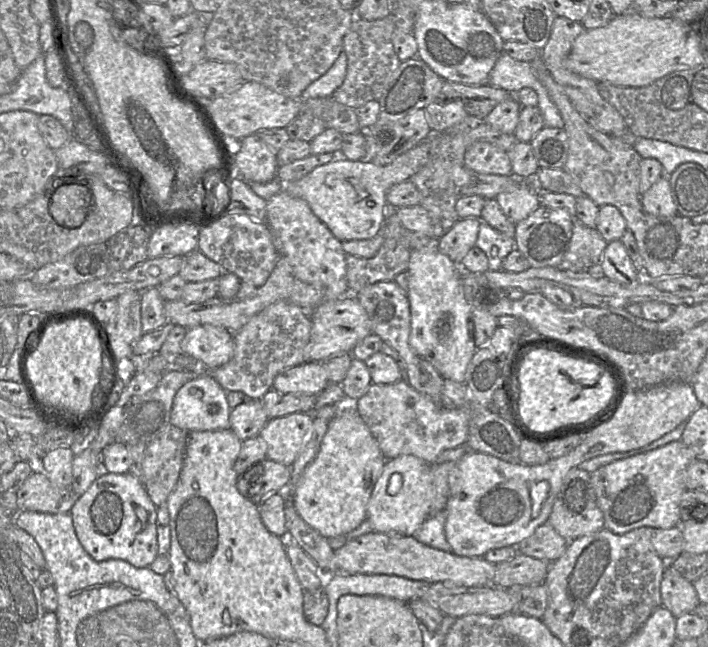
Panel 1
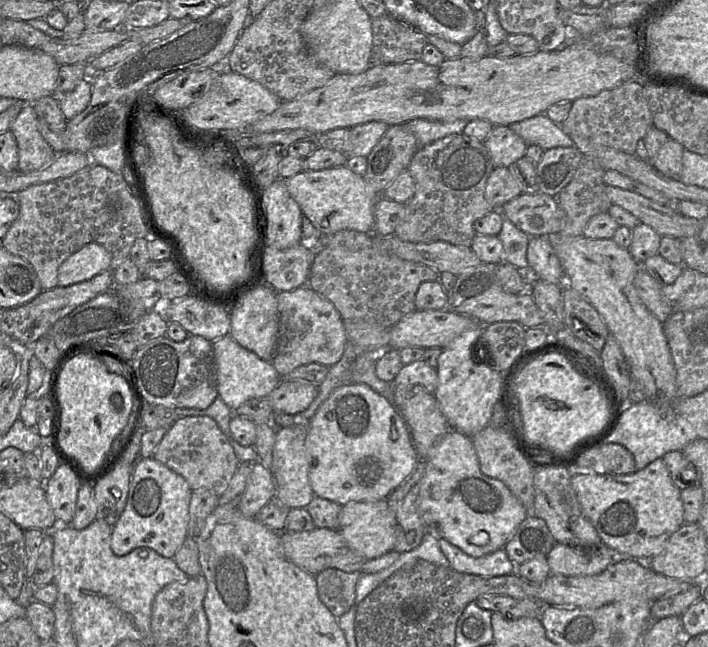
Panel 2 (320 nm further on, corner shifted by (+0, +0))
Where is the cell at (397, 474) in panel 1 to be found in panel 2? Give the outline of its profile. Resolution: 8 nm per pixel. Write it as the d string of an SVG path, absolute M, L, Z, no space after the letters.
M388 499L374 502L349 502L341 508L337 530L344 538L346 546L366 560L371 560L394 549L396 541L395 512L389 506Z

